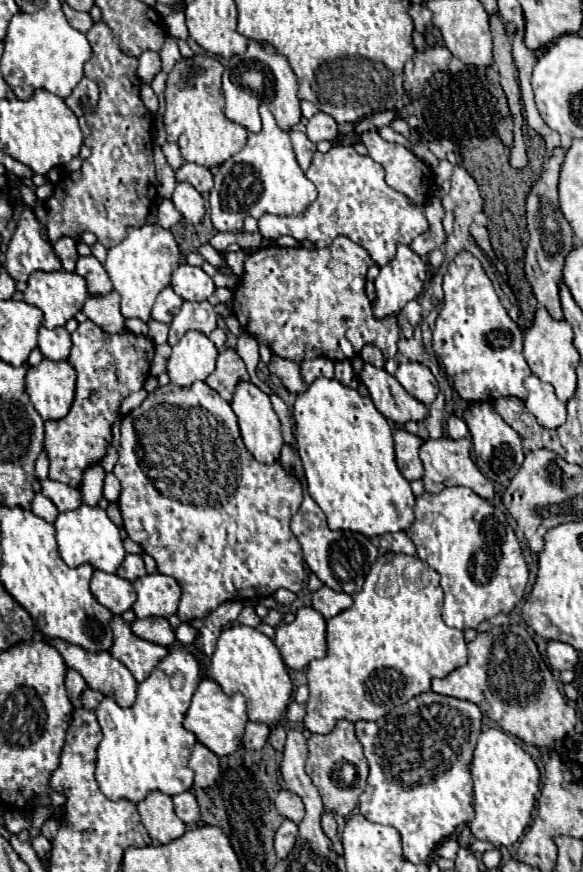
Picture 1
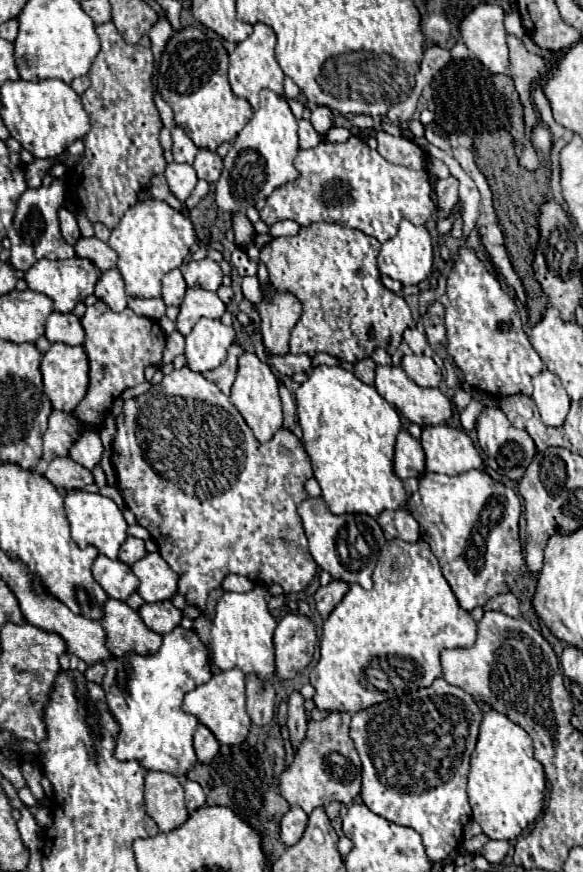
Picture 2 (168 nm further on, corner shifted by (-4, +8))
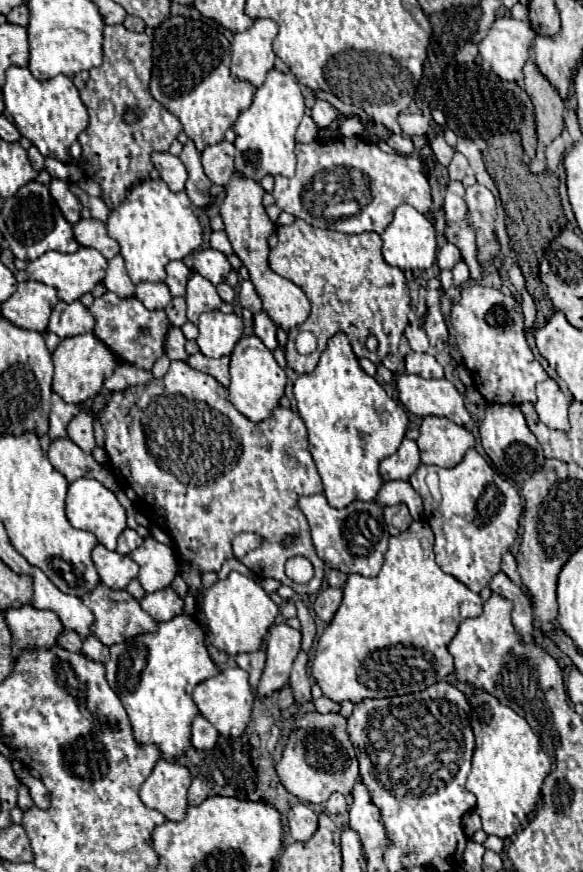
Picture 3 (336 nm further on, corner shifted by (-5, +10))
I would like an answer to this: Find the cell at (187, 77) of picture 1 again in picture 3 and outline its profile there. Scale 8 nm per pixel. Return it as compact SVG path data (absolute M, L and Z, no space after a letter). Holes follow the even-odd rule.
M170 16L154 34L154 68L152 68L152 82L150 94L184 126L188 138L194 140L198 152L206 146L222 142L224 132L232 128L238 116L252 104L254 88L248 82L236 82L230 76L230 44L226 36L204 20L192 20L184 16Z

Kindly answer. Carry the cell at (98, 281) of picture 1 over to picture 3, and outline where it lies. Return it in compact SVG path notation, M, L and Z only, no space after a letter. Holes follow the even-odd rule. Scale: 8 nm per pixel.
M88 218L74 224L74 238L80 246L96 248L106 260L112 260L116 254L120 254L120 244L108 236L106 226L98 220Z

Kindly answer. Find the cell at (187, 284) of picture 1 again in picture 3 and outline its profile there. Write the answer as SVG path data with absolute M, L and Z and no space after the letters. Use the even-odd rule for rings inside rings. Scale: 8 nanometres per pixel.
M212 248L200 250L194 256L194 270L200 276L204 276L206 280L210 280L214 286L220 284L228 276L230 268L232 266L228 264L226 256L222 252L218 252L218 250L212 250Z

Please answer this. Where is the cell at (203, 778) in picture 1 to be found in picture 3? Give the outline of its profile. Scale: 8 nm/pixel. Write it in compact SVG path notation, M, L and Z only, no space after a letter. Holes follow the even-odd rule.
M196 716L192 722L192 746L196 750L208 750L214 748L216 740L218 740L218 730L204 716Z

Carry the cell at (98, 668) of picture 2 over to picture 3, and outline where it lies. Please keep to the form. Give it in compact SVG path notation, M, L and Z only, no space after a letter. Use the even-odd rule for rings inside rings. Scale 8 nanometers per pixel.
M88 636L88 638L84 640L82 652L84 652L86 658L90 658L90 660L94 660L94 662L100 662L100 664L106 664L106 662L108 662L108 656L110 656L108 646L104 646L104 644L102 644L98 638L94 638L94 636Z

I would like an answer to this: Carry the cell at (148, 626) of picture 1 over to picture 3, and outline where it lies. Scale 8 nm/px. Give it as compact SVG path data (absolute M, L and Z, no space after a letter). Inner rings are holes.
M164 588L160 592L146 594L140 600L140 606L144 612L148 612L156 622L168 622L174 616L182 614L184 600L178 598L178 594L172 588Z

